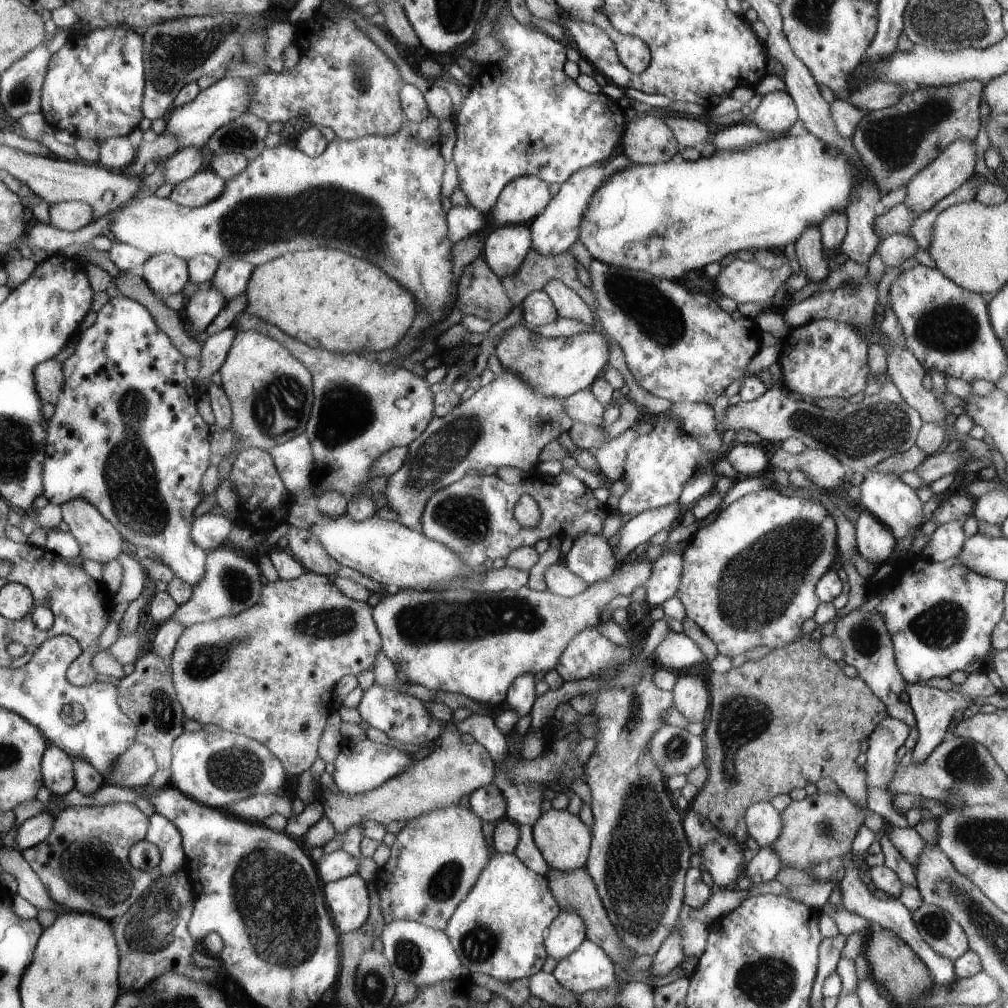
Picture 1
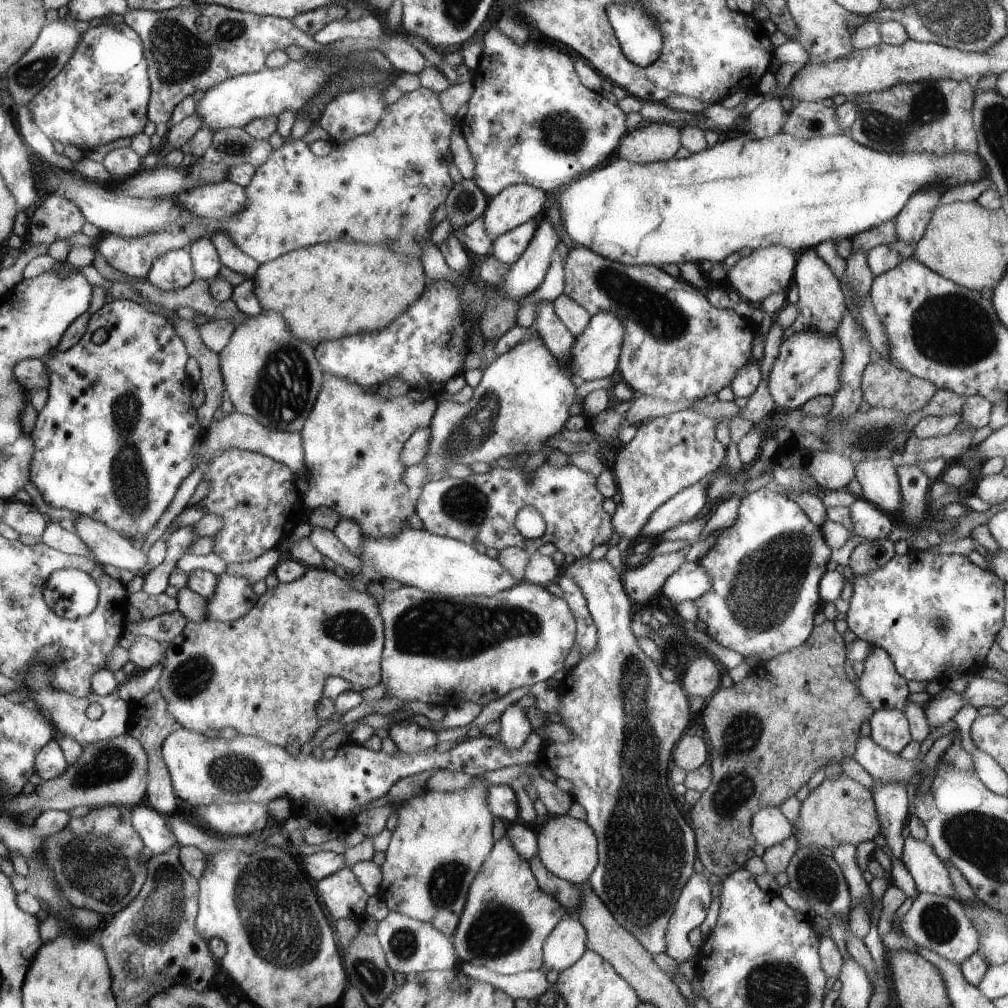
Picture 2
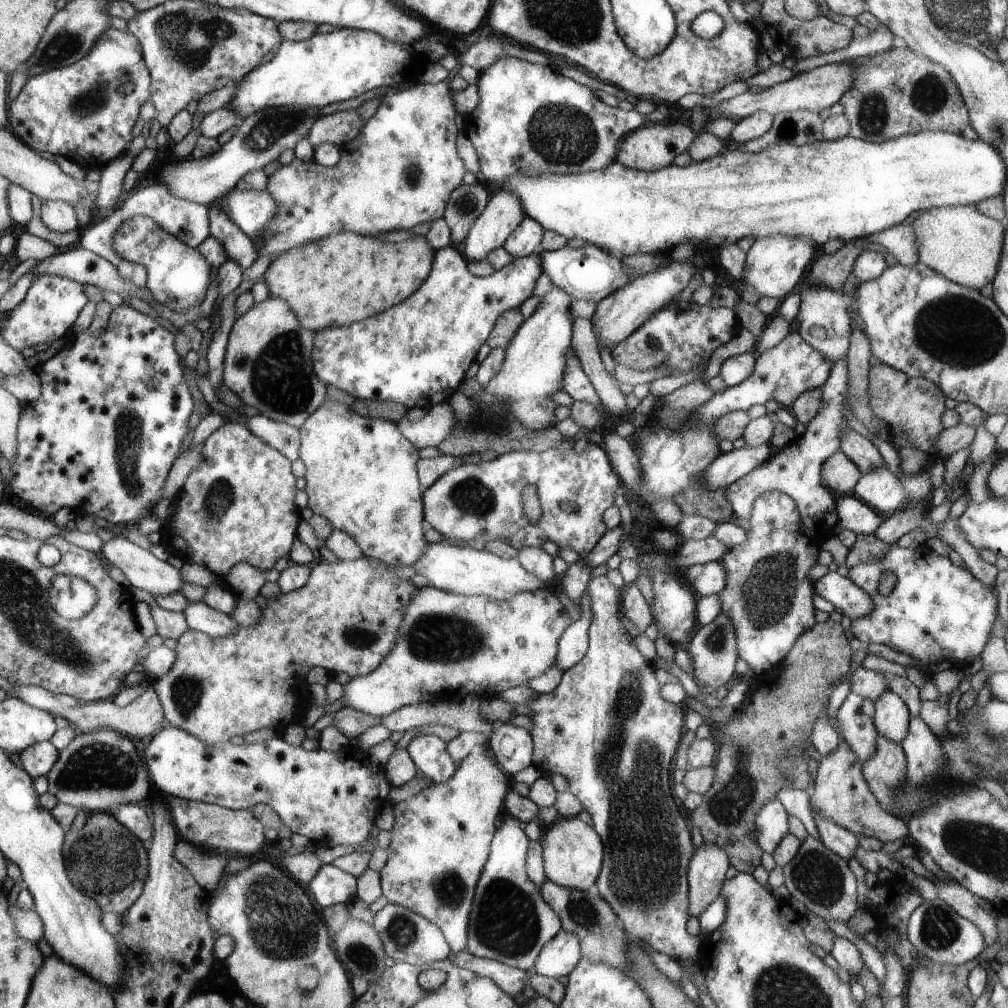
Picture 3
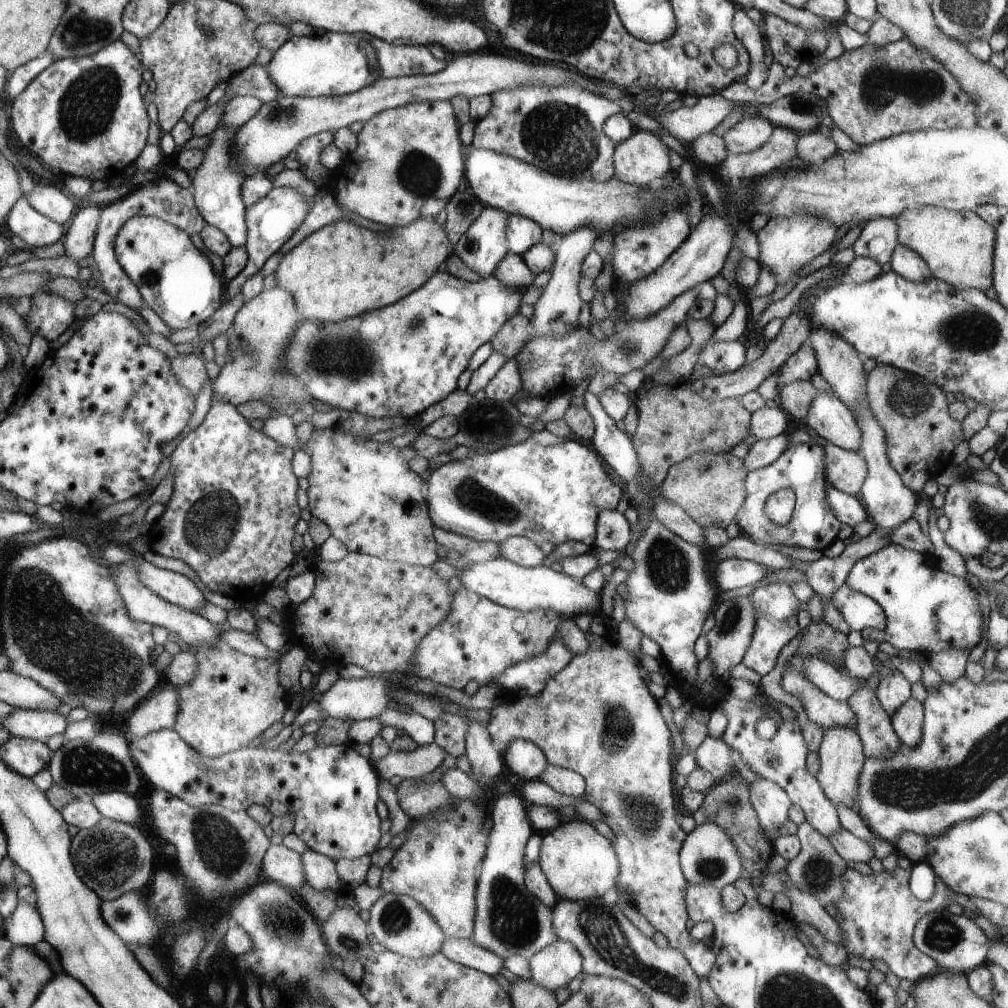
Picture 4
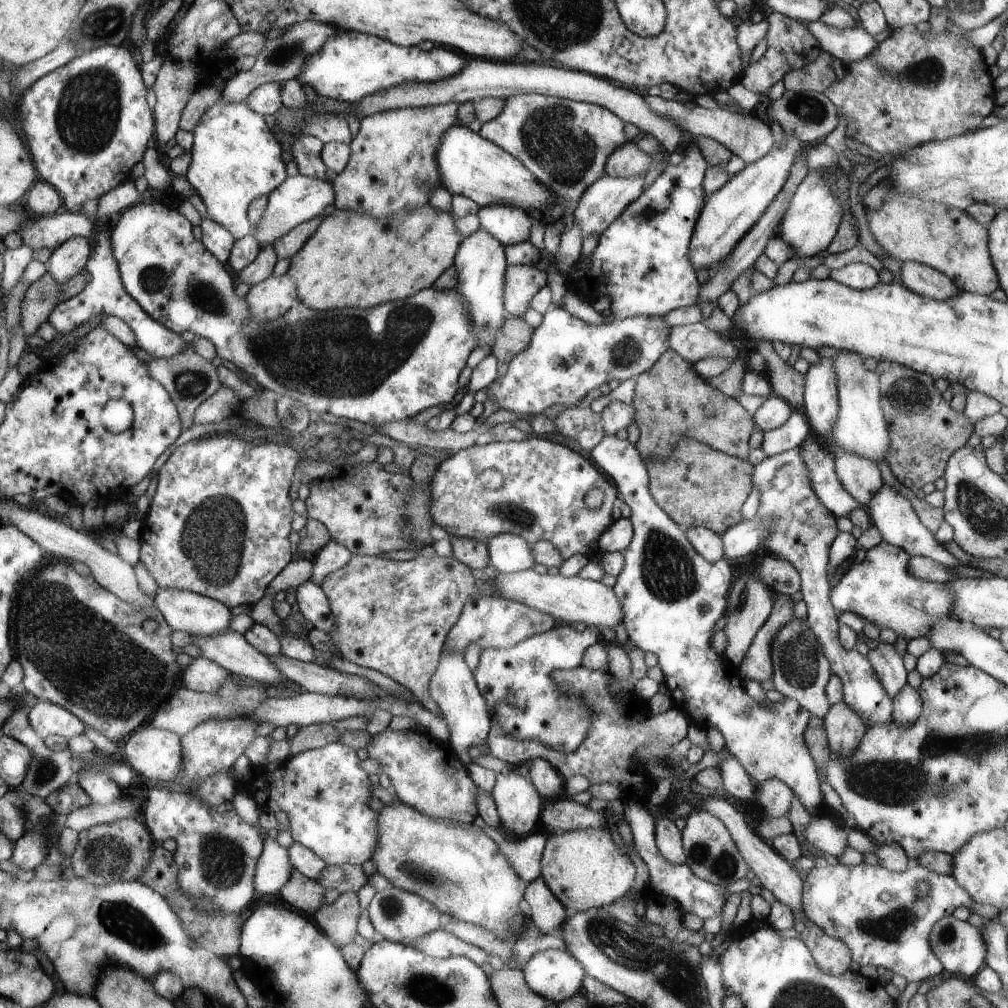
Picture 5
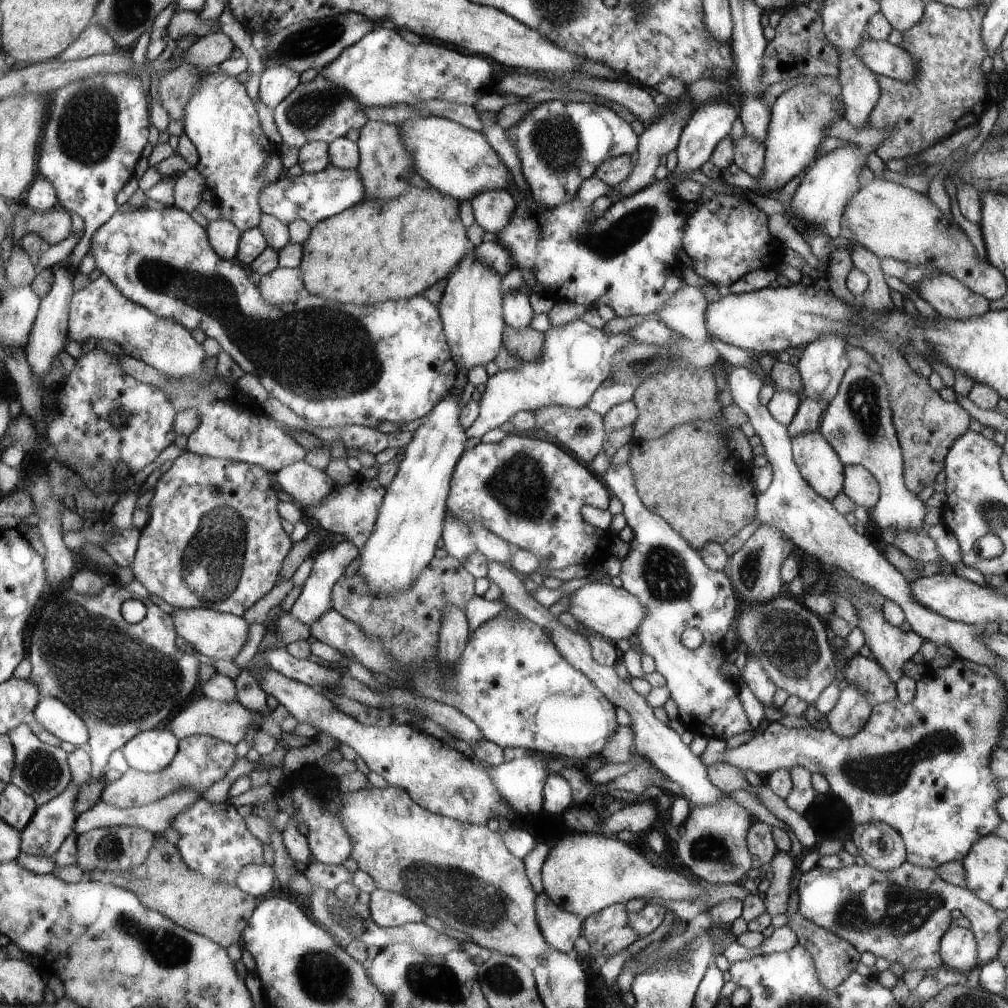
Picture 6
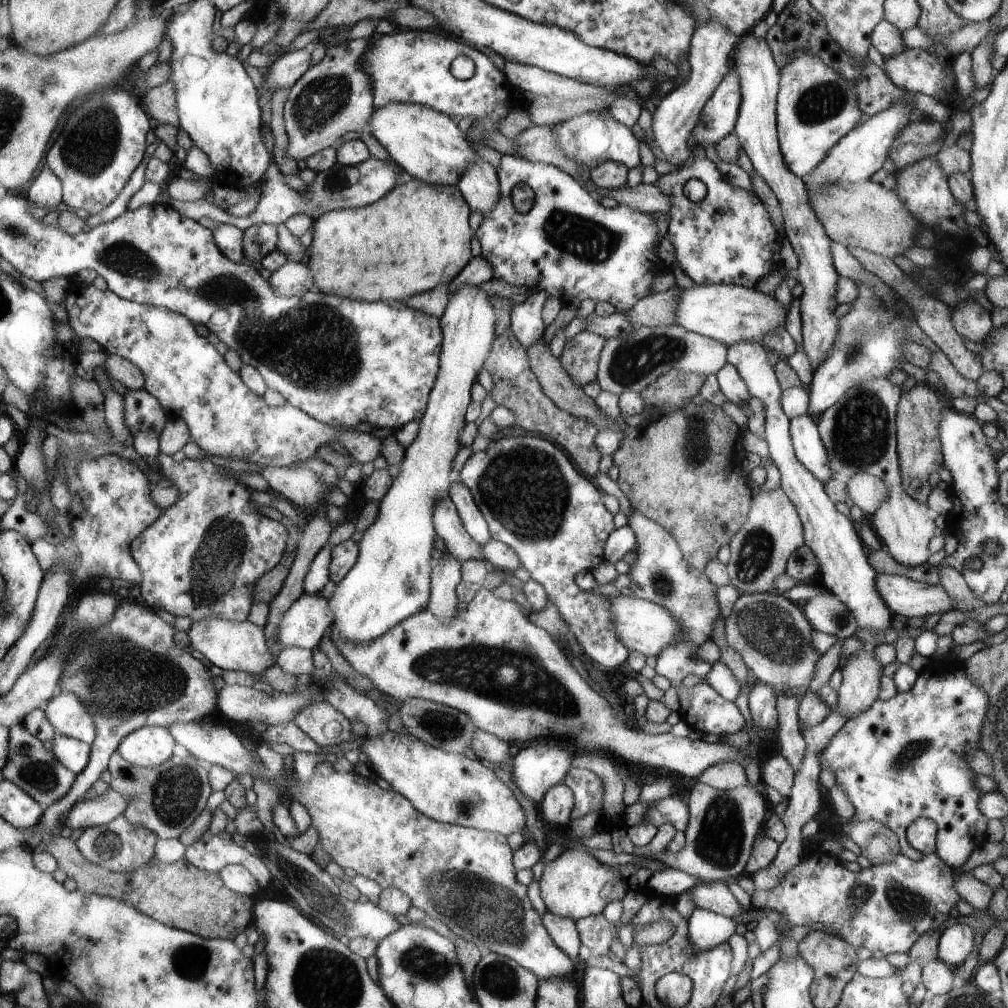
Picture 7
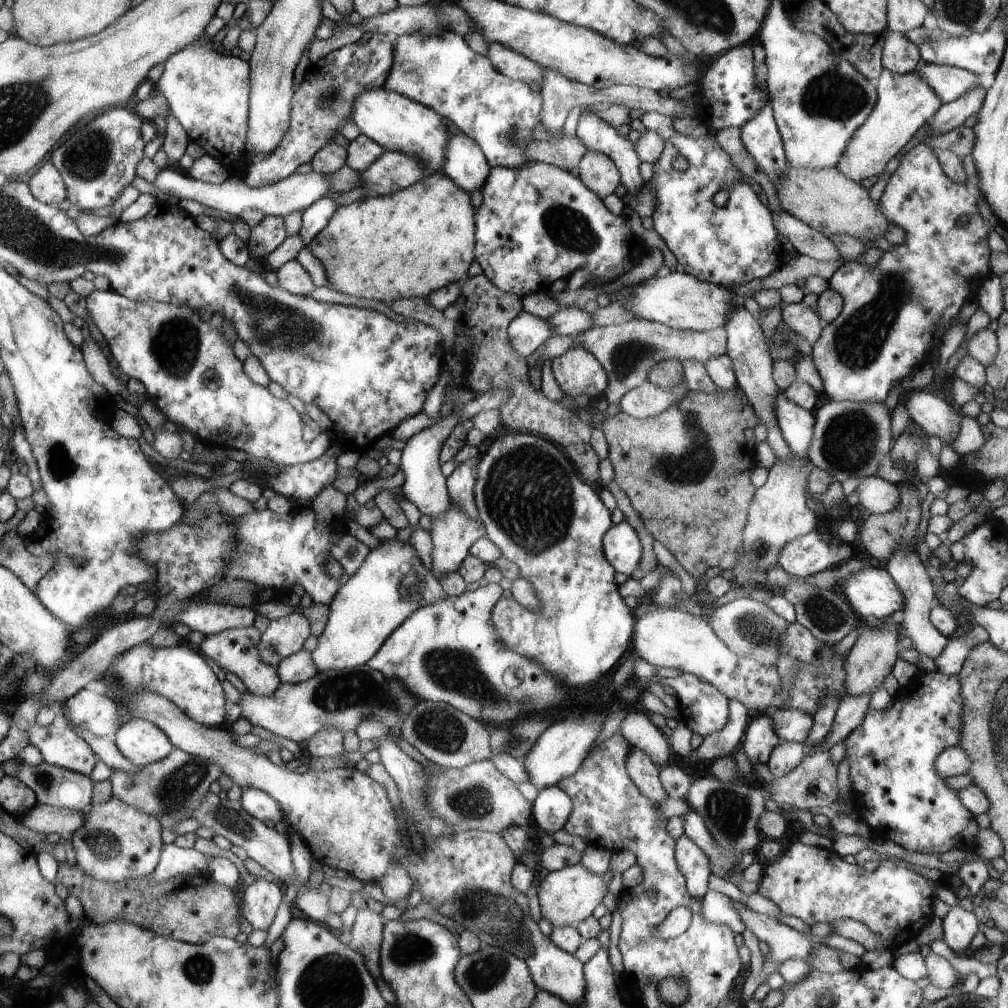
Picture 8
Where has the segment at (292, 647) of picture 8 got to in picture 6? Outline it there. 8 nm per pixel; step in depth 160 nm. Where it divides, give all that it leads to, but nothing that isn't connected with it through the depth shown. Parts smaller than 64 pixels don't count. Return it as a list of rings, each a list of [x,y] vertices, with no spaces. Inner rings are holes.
[[[343,541],[324,550],[318,550],[313,557],[313,568],[305,584],[301,588],[300,595],[294,602],[290,612],[302,622],[310,626],[316,620],[321,619],[328,609],[332,609],[331,596],[332,587],[337,583],[337,580],[344,575],[346,568],[352,564],[352,560],[356,560],[359,548],[353,545],[350,541]]]

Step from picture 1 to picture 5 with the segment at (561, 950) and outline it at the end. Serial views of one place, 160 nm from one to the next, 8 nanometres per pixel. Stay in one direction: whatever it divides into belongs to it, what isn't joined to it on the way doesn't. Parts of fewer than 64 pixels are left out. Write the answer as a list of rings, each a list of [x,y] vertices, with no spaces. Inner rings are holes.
[[[544,950],[538,952],[526,962],[523,966],[525,972],[526,983],[537,994],[552,999],[556,1004],[562,1004],[566,998],[572,998],[580,986],[582,986],[582,978],[584,978],[584,970],[580,966],[580,962],[566,950]]]

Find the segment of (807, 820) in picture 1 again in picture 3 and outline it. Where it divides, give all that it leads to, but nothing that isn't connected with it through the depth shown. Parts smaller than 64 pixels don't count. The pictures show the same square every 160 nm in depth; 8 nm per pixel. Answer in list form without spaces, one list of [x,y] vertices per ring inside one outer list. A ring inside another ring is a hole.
[[[841,740],[838,744],[838,748],[832,752],[832,754],[826,754],[818,762],[818,772],[814,782],[812,782],[811,792],[809,796],[809,802],[811,806],[814,806],[816,812],[822,812],[826,818],[833,819],[834,822],[840,823],[846,830],[850,830],[854,835],[868,836],[876,838],[882,843],[893,842],[897,839],[909,840],[909,826],[900,818],[896,818],[894,815],[890,815],[886,811],[873,794],[873,790],[869,786],[868,780],[864,776],[864,764],[862,760],[858,758],[853,748],[849,746],[848,742]]]

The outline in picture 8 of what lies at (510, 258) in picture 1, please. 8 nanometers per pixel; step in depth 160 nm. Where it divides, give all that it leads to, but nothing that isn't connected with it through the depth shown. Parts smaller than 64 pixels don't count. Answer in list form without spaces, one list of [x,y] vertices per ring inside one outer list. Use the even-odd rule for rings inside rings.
[[[464,134],[452,136],[445,155],[443,174],[448,175],[468,194],[482,190],[492,167],[476,140]]]

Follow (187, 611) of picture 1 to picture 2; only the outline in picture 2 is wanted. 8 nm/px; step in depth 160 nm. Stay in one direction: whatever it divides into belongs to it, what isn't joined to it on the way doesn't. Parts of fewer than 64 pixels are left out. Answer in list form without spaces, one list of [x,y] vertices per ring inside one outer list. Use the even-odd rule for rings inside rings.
[[[225,571],[217,576],[217,590],[206,599],[206,619],[234,622],[248,614],[256,604],[253,584],[243,576]],[[176,609],[174,612],[146,619],[145,621],[130,621],[129,625],[126,625],[126,632],[134,634],[136,637],[144,635],[155,641],[170,642],[184,632],[185,626],[189,622],[189,618]]]

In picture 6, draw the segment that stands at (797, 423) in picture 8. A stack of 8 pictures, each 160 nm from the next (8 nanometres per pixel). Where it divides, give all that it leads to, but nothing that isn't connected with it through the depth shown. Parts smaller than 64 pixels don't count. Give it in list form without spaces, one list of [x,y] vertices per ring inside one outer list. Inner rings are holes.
[[[819,433],[801,434],[791,440],[791,449],[796,466],[804,480],[814,489],[816,494],[832,502],[835,496],[843,492],[843,464],[830,443]]]

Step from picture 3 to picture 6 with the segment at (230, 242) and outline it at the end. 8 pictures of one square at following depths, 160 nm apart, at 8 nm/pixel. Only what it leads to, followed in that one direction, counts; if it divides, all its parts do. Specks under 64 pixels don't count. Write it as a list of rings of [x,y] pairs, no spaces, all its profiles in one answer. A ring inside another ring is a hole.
[[[213,68],[190,97],[182,121],[185,135],[194,143],[199,156],[195,169],[202,175],[205,186],[215,195],[221,208],[221,218],[233,222],[242,233],[257,227],[263,216],[260,205],[261,190],[280,179],[284,166],[276,148],[270,144],[260,126],[258,110],[248,98],[244,84],[240,84],[236,77],[223,75],[219,68]]]

